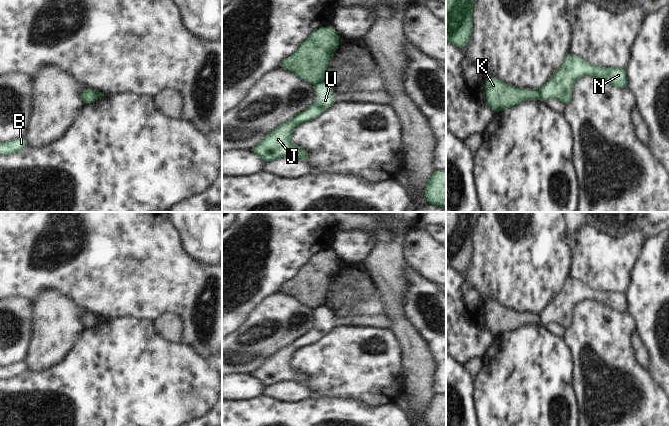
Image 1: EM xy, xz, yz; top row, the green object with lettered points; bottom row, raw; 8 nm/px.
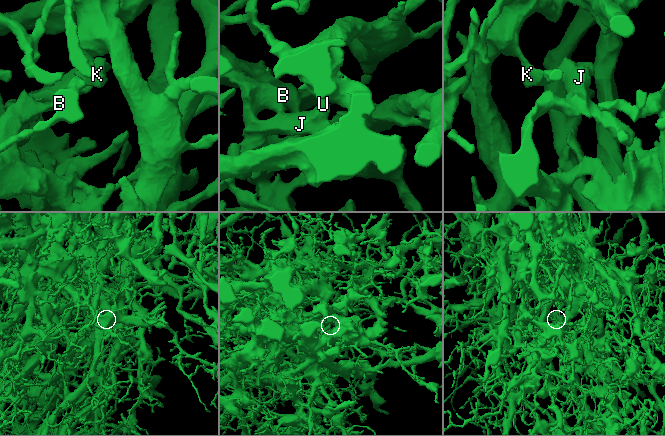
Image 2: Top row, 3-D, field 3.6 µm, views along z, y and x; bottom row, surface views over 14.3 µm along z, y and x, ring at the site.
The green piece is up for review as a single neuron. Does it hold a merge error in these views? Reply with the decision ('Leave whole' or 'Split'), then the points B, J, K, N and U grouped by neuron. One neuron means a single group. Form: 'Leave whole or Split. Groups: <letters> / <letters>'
Split. Groups: B J N U / K.

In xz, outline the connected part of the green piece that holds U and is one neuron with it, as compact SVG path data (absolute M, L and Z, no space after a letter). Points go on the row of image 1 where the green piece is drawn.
M326 82L317 84L317 102L298 113L287 122L279 125L252 149L265 163L284 157L294 157L308 161L308 150L291 142L291 135L300 124L316 119L336 103L335 90Z

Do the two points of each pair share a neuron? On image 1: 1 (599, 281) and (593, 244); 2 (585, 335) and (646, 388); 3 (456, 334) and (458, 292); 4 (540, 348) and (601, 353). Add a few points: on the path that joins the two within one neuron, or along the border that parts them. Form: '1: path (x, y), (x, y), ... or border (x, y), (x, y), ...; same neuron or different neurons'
1: path (599, 272), (599, 260), (594, 253); same neuron
2: path (600, 349), (616, 365), (632, 373); same neuron
3: path (458, 324), (458, 302); same neuron
4: border (563, 337), (572, 355), (573, 374); different neurons

